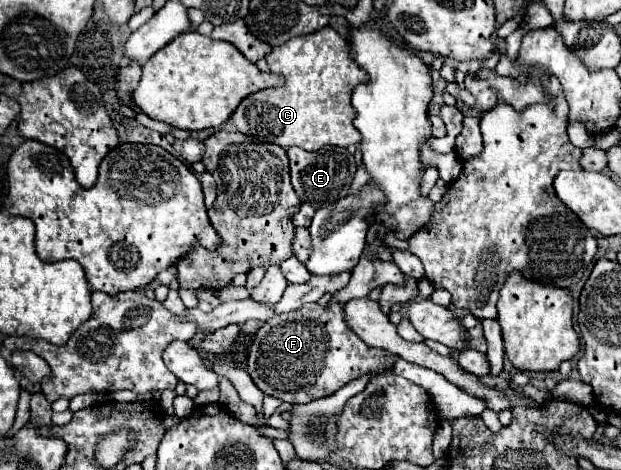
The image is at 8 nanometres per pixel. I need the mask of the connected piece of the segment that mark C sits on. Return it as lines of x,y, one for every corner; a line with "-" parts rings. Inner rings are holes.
323,27
311,35
301,35
289,39
289,43
283,43
279,47
273,47
269,55
265,55
265,61
269,63
273,73
279,73
285,77
285,85
279,89
263,89
249,97
245,97
239,107
229,117
229,123
235,125
235,129
243,135
249,135
253,141
263,143
277,143
283,149
297,145
305,151
319,151
323,145
337,145
347,147
351,143
359,143
361,135
353,127
355,111
351,105
351,91
367,81
365,71
355,63
351,45
347,39
343,39
333,27

